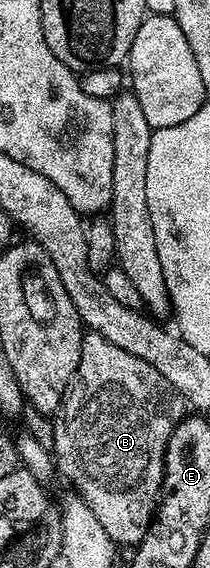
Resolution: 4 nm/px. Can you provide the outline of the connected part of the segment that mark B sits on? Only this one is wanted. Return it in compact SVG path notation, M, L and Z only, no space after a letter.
M84 333L77 372L63 393L63 403L54 419L54 465L59 474L63 473L75 485L74 493L92 510L108 536L120 547L138 547L155 517L163 488L163 457L173 429L171 398L171 385L157 368L125 352L125 348L117 348L117 344L105 340L100 334Z

